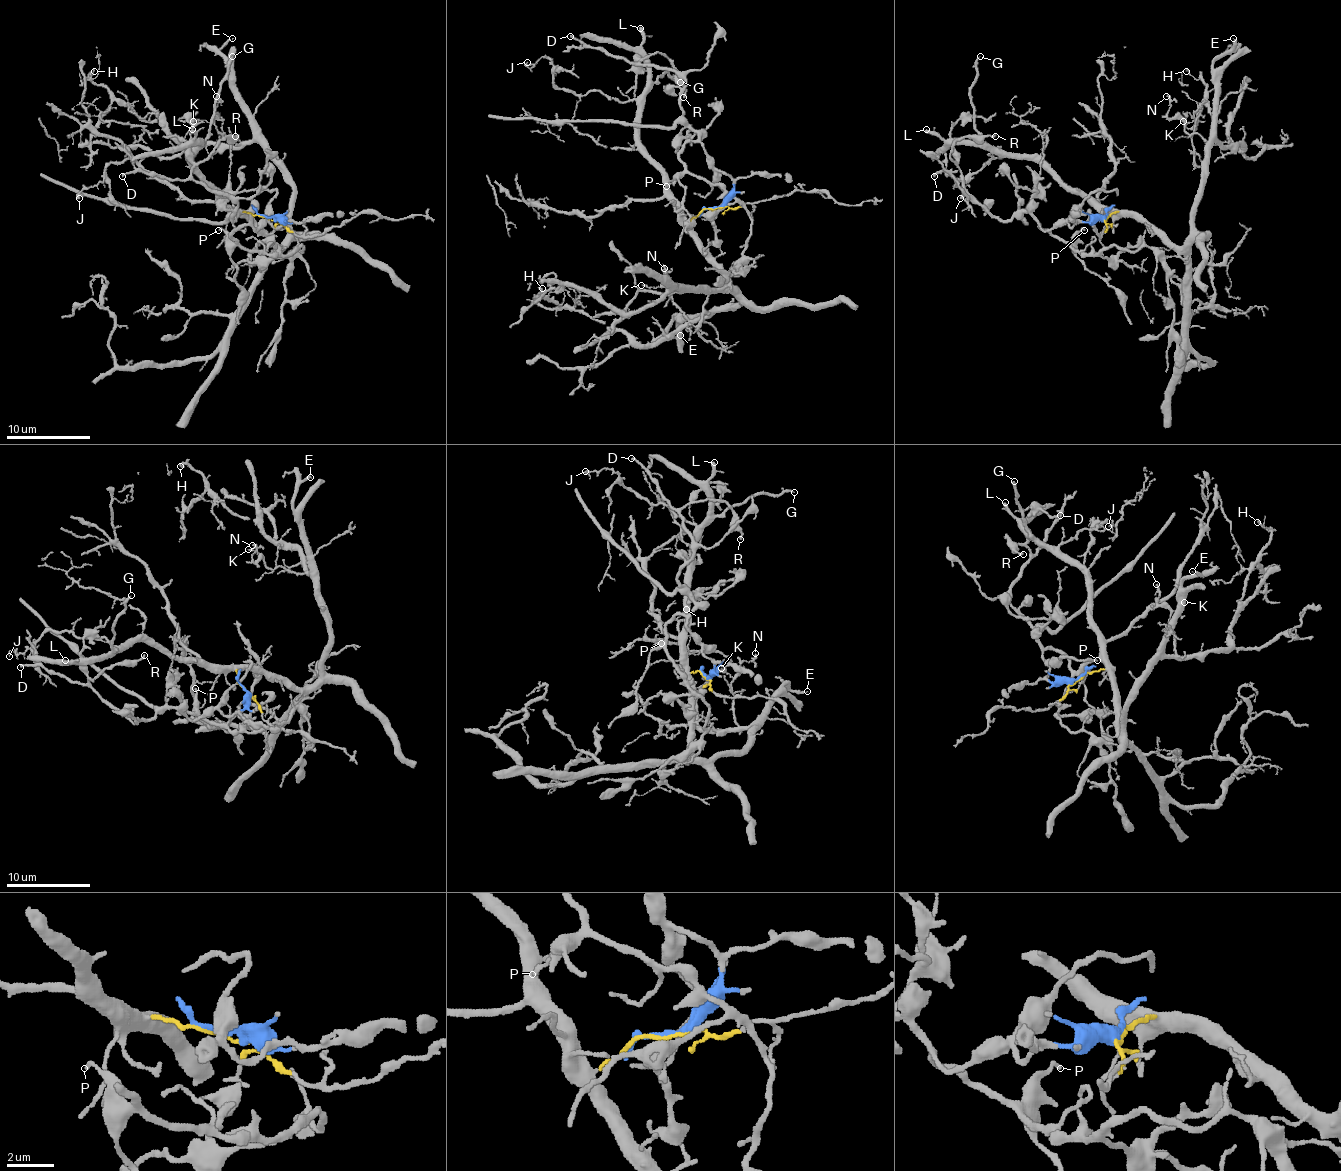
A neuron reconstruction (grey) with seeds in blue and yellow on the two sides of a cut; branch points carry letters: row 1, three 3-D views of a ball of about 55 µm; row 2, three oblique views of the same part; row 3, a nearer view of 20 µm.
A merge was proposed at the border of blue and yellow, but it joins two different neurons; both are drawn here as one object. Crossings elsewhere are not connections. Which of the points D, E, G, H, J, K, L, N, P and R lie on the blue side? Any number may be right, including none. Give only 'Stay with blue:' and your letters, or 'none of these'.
Stay with blue: D, P, R

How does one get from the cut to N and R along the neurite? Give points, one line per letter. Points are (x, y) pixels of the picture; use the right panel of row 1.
N: (1106, 217), (1148, 221), (1173, 246), (1189, 233), (1204, 152), (1219, 141), (1208, 143), (1166, 116), (1166, 95)
R: (1106, 217), (1045, 231), (1028, 212), (995, 219), (968, 194), (951, 156), (963, 137), (995, 135)

